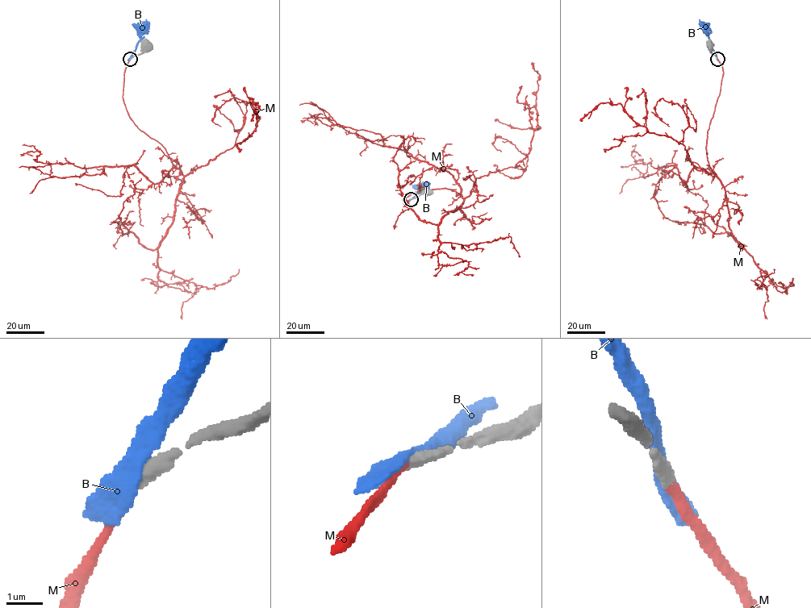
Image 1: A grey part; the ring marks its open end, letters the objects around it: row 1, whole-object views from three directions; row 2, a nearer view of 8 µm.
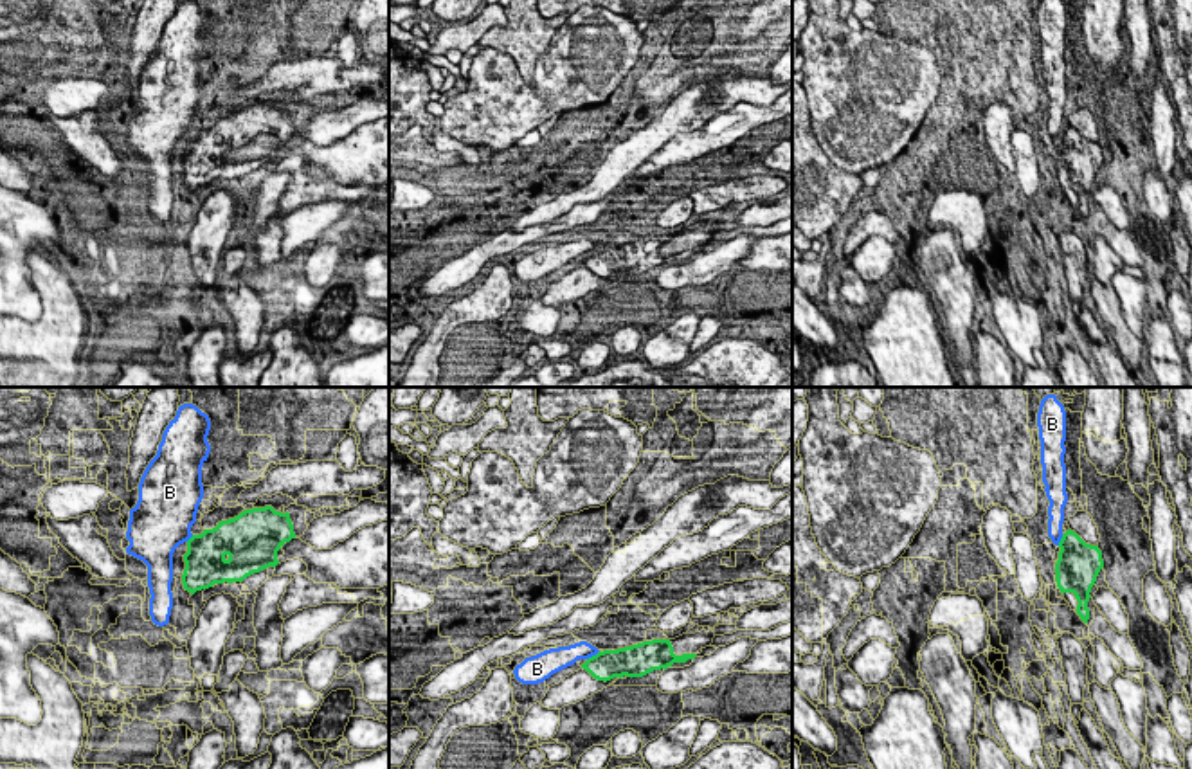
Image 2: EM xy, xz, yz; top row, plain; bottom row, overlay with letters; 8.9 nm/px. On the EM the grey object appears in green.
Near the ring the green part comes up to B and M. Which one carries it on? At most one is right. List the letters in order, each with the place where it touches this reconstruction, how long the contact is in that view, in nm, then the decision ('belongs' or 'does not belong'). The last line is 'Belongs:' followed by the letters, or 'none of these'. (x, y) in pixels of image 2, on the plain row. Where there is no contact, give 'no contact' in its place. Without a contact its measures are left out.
B: xz (593, 253) | 140 nm | does not belong
M: no contact | belongs
Belongs: M

